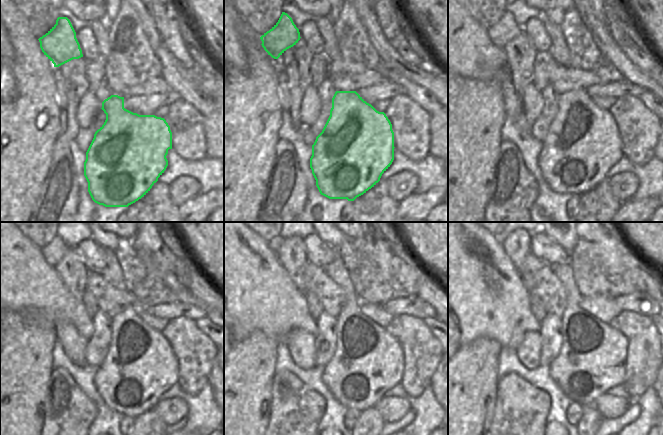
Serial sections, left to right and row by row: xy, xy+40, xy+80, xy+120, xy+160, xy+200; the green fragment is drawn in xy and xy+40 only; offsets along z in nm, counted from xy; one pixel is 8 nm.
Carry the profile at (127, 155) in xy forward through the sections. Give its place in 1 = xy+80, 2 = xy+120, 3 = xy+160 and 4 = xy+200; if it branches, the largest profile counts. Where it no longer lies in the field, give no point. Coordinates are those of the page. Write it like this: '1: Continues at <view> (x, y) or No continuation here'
1: Continues at xy+80 (583, 143)
2: Continues at xy+120 (140, 365)
3: Continues at xy+160 (367, 361)
4: Continues at xy+200 (592, 359)

